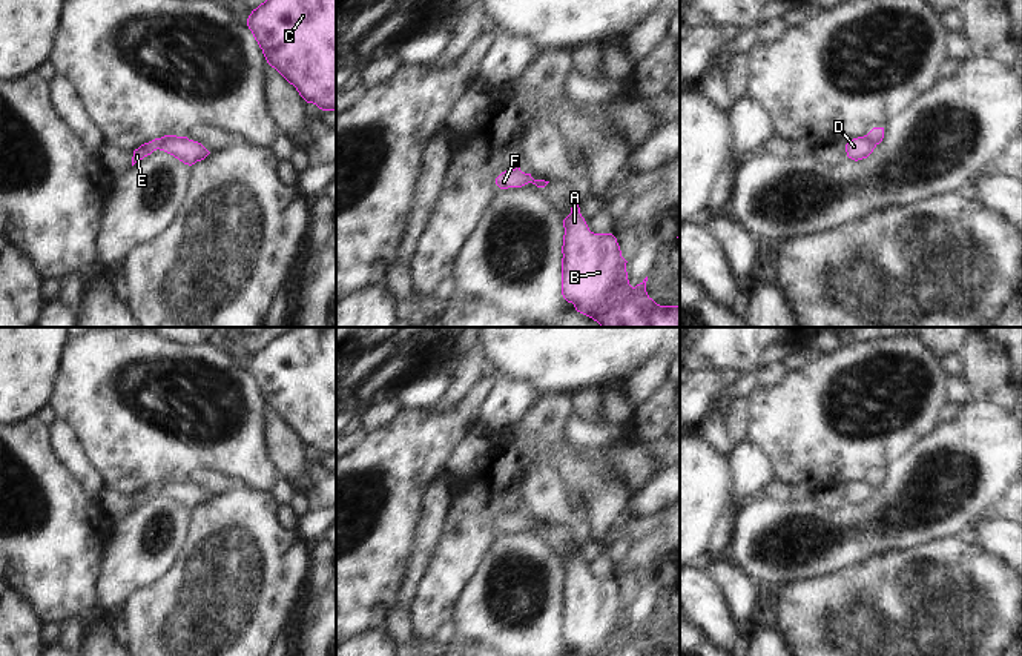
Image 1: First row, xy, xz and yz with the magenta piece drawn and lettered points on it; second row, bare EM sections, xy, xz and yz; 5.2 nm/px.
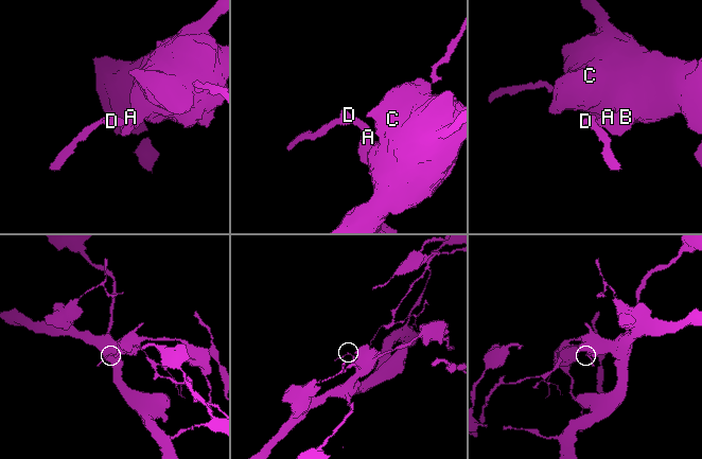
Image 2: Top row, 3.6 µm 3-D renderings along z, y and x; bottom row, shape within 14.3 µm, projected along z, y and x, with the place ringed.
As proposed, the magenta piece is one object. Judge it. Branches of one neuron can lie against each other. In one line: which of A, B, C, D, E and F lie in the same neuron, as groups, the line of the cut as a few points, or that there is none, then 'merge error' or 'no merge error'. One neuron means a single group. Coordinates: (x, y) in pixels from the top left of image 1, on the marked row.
groups A B C D / E F; cut xy (174, 135), (155, 148); merge error

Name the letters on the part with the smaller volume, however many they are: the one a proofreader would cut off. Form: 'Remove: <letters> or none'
Remove: E, F

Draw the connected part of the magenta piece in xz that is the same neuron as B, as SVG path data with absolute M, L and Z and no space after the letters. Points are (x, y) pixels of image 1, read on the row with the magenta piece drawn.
M579 204L563 220L563 298L600 327L680 327L680 304L657 304L646 292L648 277L632 287L617 238L591 232Z

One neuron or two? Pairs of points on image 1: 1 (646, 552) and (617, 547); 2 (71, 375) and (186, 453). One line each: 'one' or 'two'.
1: two
2: one

